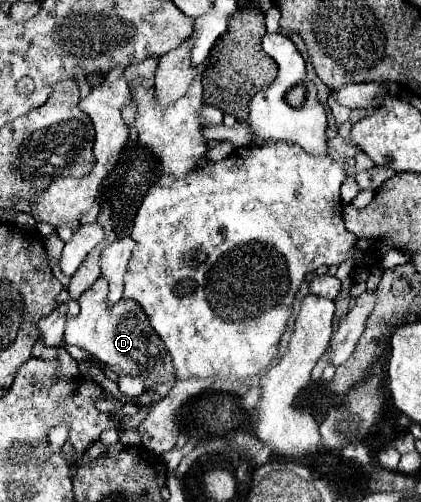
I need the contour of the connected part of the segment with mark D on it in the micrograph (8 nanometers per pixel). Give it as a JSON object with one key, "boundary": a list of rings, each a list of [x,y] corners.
{"boundary":[[[99,277],[77,301],[81,311],[77,317],[69,319],[65,329],[67,345],[77,345],[85,349],[93,359],[103,365],[117,365],[119,369],[143,369],[143,377],[165,379],[165,383],[175,383],[175,369],[171,355],[167,353],[161,337],[149,325],[149,319],[141,305],[133,299],[123,299],[117,305],[107,303],[109,283]]]}

